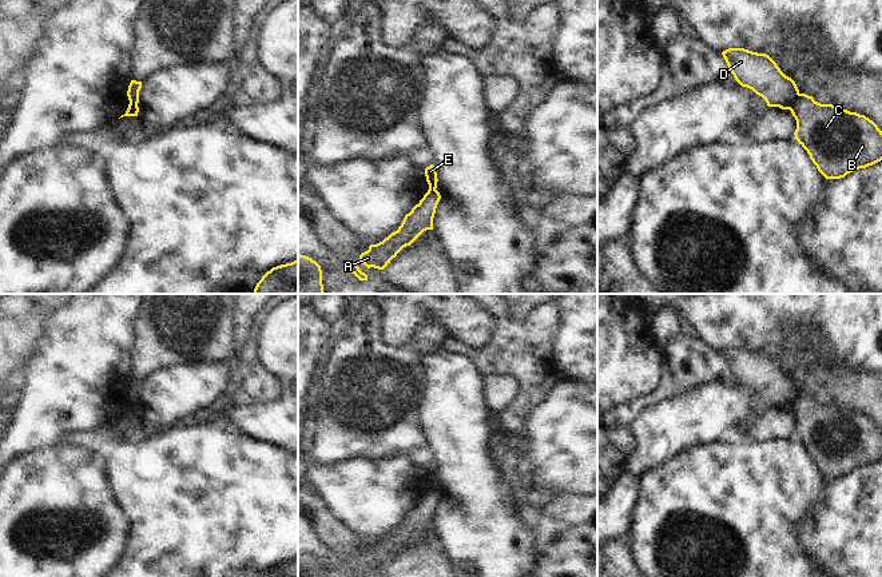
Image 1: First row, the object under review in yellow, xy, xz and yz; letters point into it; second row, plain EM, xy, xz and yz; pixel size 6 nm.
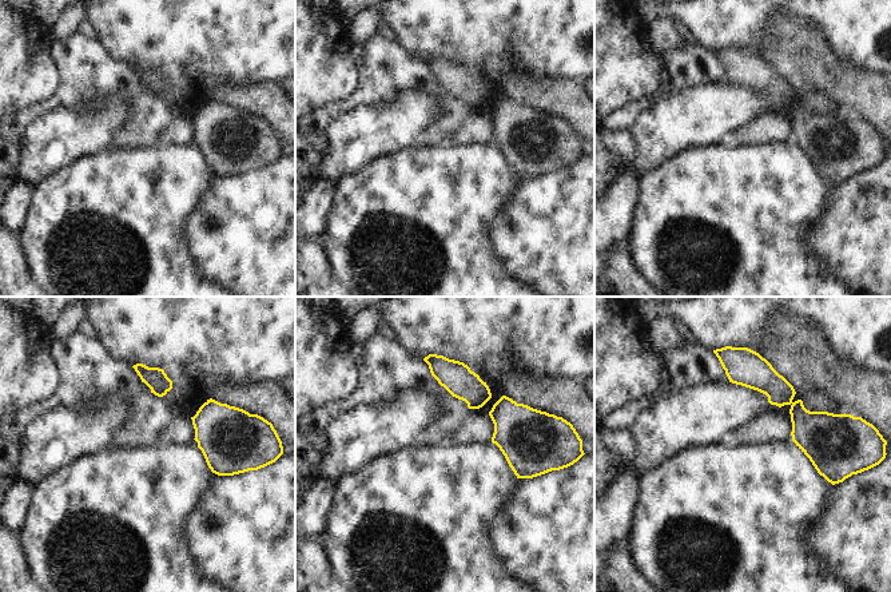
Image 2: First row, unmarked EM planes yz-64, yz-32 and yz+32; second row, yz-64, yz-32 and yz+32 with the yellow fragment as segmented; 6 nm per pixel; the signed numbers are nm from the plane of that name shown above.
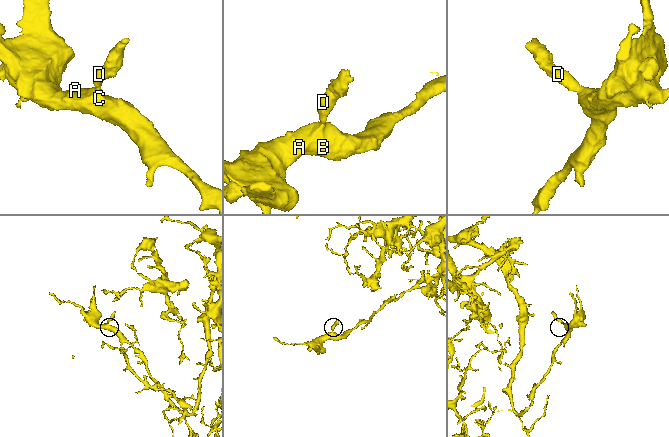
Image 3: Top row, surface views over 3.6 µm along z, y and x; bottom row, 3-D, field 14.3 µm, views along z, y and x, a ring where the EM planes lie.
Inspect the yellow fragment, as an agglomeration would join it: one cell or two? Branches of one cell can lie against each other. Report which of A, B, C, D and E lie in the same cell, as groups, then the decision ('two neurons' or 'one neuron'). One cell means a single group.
groups A B C / D E; two neurons

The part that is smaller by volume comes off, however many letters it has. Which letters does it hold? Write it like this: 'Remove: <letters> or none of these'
Remove: D, E.

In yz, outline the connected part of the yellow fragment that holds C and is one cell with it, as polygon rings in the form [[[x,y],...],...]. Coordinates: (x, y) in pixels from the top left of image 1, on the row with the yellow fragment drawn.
[[[806,93],[788,110],[796,120],[795,139],[826,179],[841,179],[882,160],[882,131],[865,115],[821,104]]]

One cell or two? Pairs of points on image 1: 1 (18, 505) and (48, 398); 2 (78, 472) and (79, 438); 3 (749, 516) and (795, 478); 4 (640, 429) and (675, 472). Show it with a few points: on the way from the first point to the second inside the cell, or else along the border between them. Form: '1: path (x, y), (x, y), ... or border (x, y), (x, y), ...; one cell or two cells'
1: border (58, 442), (23, 453), (14, 460); two cells
2: border (59, 442), (95, 450); two cells
3: path (761, 504), (783, 485); one cell
4: border (695, 446), (679, 452), (640, 477); two cells

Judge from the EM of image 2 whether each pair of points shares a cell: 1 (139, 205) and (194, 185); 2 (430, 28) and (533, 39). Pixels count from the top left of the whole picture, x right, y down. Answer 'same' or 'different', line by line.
1: same
2: same

